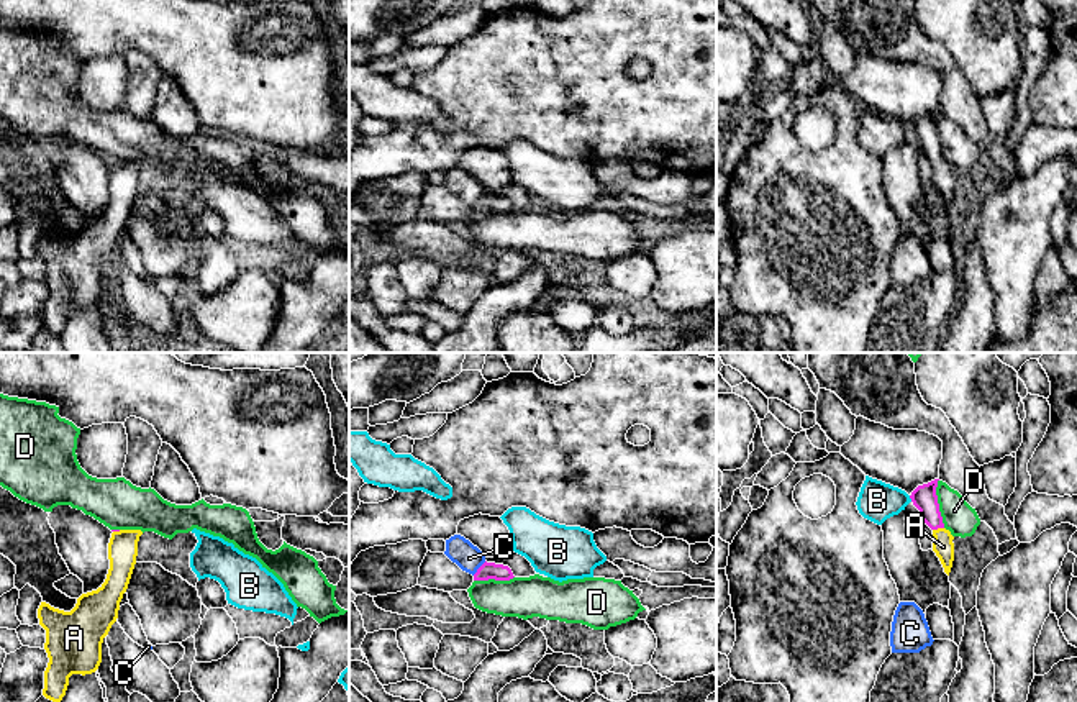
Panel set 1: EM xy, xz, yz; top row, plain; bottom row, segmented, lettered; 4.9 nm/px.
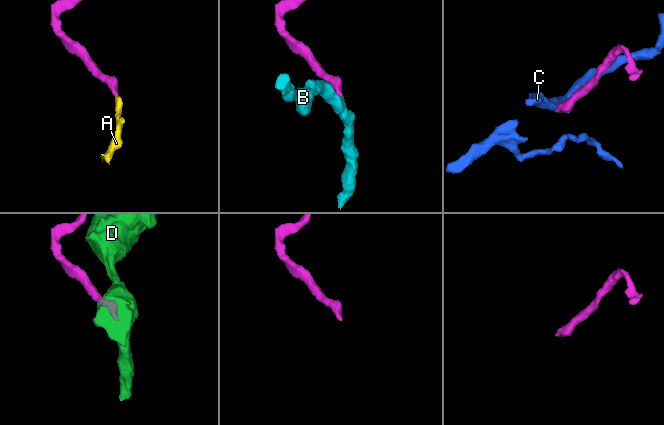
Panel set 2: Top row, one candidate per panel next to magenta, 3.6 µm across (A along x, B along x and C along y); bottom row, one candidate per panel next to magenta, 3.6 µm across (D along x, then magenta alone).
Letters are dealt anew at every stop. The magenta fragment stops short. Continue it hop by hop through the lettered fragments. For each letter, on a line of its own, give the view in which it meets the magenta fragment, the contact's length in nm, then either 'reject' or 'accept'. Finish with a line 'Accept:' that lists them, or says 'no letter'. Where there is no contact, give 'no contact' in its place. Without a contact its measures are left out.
A: yz | 60 nm | accept
B: yz | 40 nm | reject
C: xz | 100 nm | reject
D: yz | 240 nm | reject
Accept: A

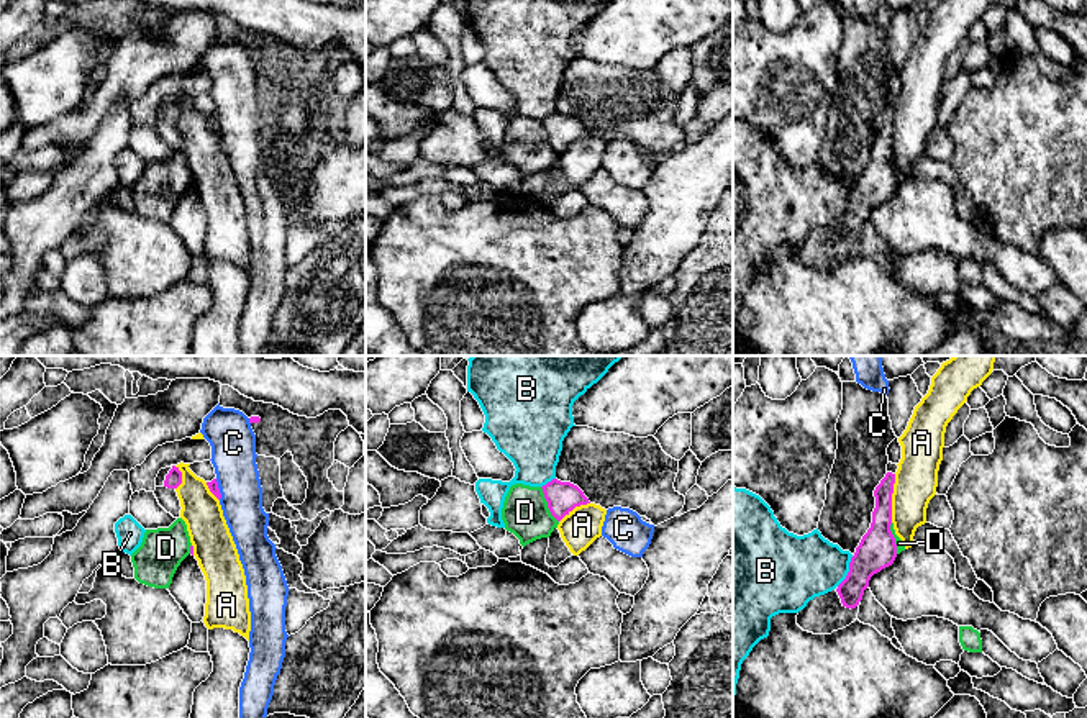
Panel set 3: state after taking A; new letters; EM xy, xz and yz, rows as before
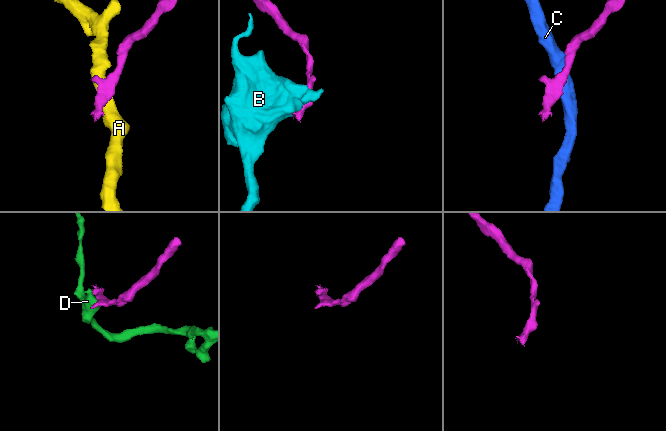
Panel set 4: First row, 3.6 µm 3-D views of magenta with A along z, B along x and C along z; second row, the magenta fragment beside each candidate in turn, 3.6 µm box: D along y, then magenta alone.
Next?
A: yz | 240 nm | reject
B: yz | 170 nm | reject
C: xy | 110 nm | reject
D: xz | 200 nm | reject
Accept: no letter

